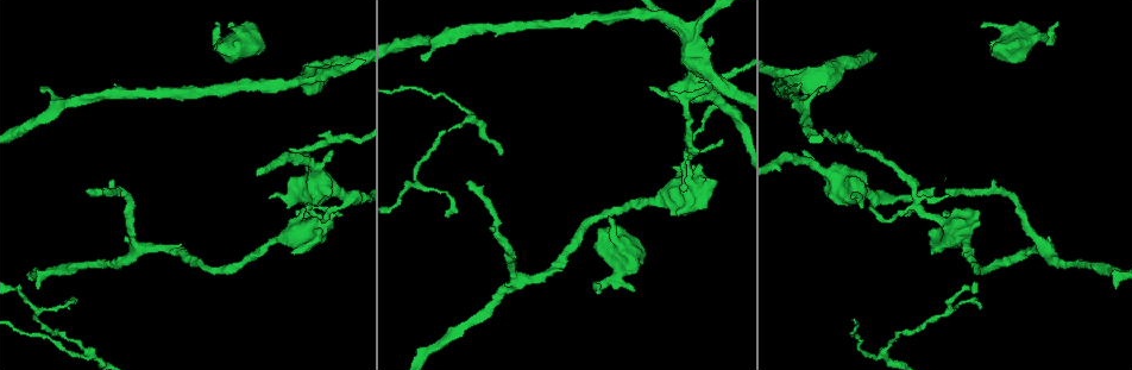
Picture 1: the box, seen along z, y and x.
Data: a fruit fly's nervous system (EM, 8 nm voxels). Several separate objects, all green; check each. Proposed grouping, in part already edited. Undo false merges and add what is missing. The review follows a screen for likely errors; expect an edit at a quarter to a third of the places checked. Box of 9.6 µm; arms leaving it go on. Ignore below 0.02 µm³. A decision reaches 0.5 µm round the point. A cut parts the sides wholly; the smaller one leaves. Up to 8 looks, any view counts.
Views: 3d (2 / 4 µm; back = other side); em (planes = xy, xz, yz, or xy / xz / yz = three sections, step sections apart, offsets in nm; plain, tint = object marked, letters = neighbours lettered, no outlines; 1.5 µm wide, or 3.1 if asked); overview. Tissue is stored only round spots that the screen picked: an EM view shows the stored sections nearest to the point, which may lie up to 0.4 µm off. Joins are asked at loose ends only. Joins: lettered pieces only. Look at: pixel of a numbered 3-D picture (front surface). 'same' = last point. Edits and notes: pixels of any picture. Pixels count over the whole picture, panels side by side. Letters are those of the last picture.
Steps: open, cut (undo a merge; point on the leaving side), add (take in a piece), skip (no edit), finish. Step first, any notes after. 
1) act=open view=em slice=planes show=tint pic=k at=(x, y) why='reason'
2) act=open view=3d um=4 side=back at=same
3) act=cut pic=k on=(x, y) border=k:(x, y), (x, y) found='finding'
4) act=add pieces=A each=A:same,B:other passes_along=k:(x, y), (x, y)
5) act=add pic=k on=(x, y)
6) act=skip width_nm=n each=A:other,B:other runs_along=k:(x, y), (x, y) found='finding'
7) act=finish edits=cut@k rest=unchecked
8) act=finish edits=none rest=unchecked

act=open view=em slice=planes show=letters pic=1 at=(912, 207) why='a fork'

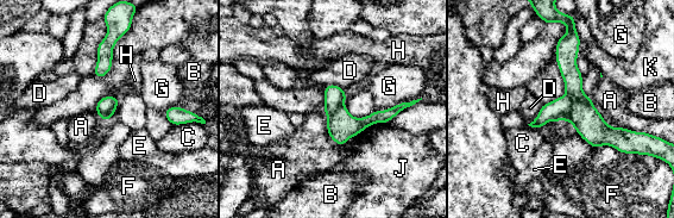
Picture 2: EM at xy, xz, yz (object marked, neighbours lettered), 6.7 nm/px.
act=cut pic=2 on=(558, 110) longest_contact=A:440nm each=A:other,B:other,C:other,D:other,E:other,F:other,G:other,H:other,J:other,K:other border=2:(566, 93), (571, 106), (564, 119) found='two neurons meet here'

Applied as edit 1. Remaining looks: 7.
act=open view=3d um=4 pic=1 at=(804, 76)

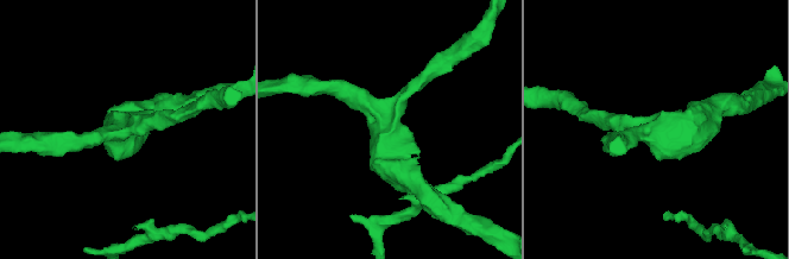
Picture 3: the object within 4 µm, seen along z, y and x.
act=open view=em slice=planes show=letters pic=3 at=(383, 126) why='need the tissue'

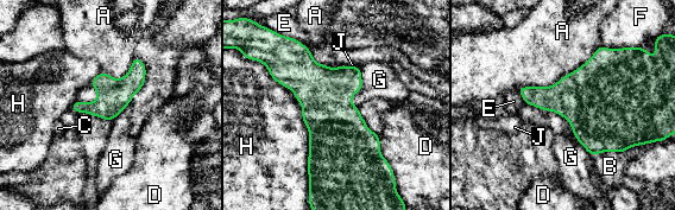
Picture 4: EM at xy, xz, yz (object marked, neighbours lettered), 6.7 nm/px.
act=skip width_nm=240 longest_contact=H:900nm each=A:other,B:other,C:other,D:other,E:other,F:other,G:other,H:other,J:other found='all the same neuron'

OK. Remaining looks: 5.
act=open view=em slice=xy step=4 show=tint pic=1 at=(856, 148) why='branch stops here'

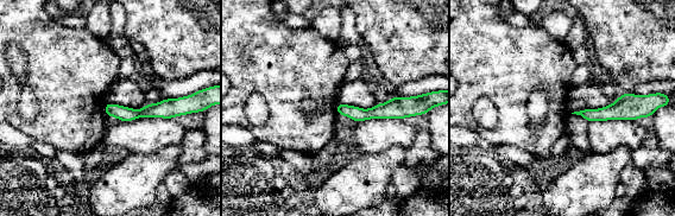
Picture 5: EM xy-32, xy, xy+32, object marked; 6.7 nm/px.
act=open view=em slice=planes show=letters at=same

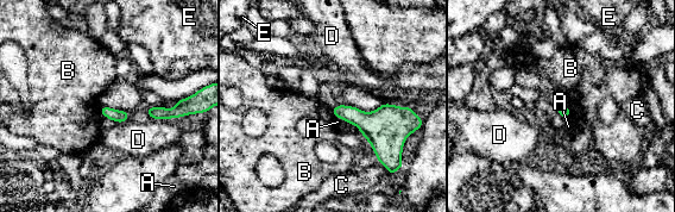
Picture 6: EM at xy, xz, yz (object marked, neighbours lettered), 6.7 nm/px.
act=skip each=A:other,B:other,C:other,D:other,E:other border=6:(568, 105), (569, 113), (566, 118) found='no lettered piece goes on from it'

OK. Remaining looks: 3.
act=finish edits=cut@2 rest=unchecked

